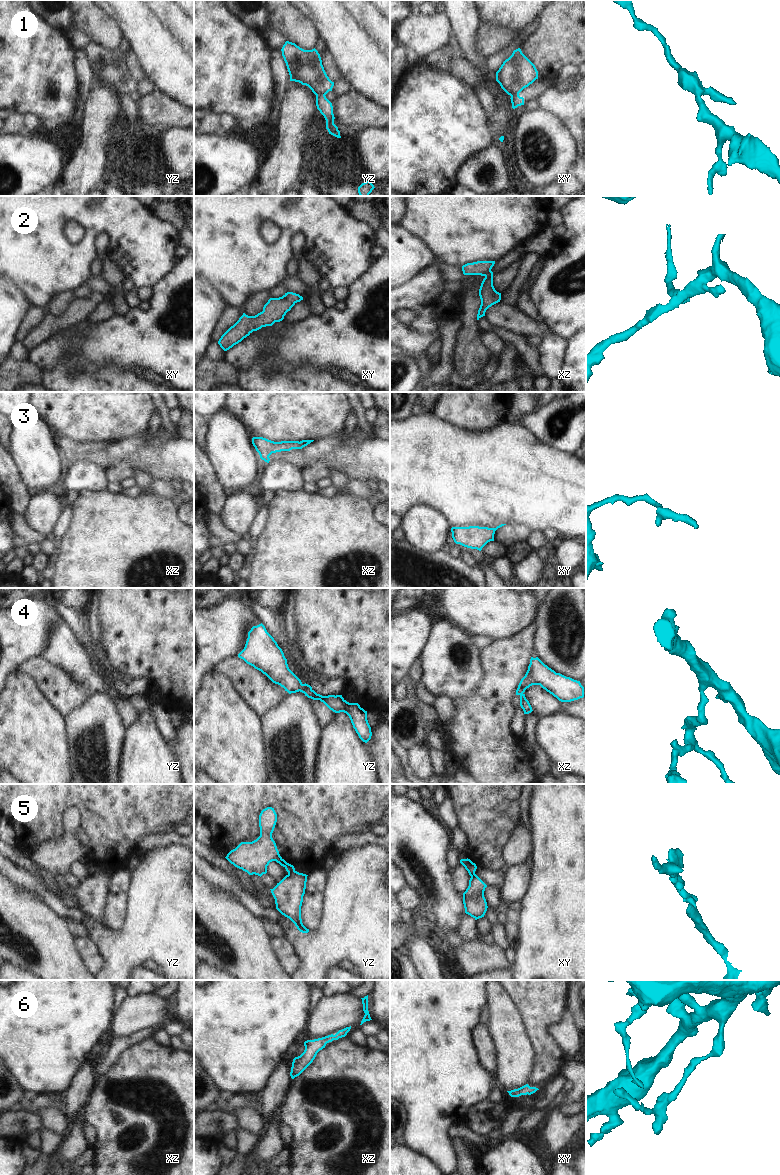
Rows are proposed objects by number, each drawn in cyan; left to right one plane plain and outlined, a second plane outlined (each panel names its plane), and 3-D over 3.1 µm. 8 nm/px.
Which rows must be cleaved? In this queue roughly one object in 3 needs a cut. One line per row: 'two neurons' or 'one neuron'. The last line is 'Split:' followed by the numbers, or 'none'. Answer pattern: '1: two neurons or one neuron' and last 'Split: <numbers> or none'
1: two neurons
2: one neuron
3: one neuron
4: one neuron
5: two neurons
6: one neuron
Split: 1, 5

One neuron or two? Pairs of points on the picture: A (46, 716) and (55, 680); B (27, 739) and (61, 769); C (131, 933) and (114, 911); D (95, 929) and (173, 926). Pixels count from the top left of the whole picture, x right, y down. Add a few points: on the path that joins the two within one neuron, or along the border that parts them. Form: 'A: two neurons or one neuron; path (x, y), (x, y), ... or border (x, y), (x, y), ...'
A: two neurons; border (35, 683), (41, 693), (64, 717)
B: one neuron; path (35, 747), (53, 765)
C: two neurons; border (129, 900), (125, 922), (119, 930), (113, 932)
D: one neuron; path (114, 938), (141, 938), (154, 929)

